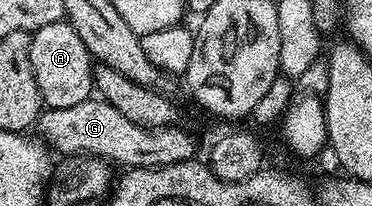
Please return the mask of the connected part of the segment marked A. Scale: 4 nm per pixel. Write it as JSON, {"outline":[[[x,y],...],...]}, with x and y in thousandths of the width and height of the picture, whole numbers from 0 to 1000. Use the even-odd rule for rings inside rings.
{"outline":[[[180,97],[124,112],[124,131],[99,141],[86,165],[81,209],[81,325],[102,403],[108,476],[134,529],[202,519],[204,505],[239,485],[253,451],[247,340],[253,301],[237,262],[231,209],[210,189],[210,150]]]}

